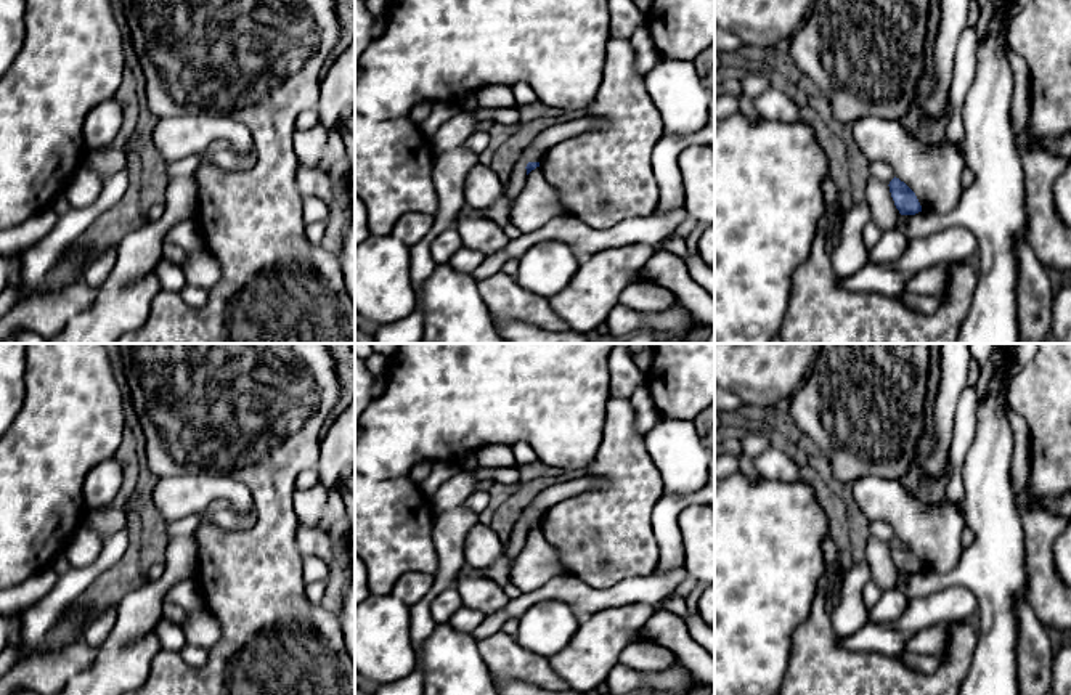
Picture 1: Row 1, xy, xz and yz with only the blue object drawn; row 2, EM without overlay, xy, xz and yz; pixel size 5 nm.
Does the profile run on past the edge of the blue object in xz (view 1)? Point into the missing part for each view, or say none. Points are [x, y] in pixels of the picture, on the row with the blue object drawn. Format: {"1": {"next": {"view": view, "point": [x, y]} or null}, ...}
{"1": {"next": null}}

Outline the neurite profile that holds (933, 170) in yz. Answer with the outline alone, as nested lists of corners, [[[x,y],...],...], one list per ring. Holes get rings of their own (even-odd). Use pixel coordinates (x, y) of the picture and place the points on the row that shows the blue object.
[[[867,116],[854,120],[848,132],[857,149],[869,161],[888,164],[894,177],[904,181],[917,196],[922,212],[947,215],[957,207],[963,194],[963,151],[946,136],[938,143],[925,143],[918,130],[909,130],[898,119]]]

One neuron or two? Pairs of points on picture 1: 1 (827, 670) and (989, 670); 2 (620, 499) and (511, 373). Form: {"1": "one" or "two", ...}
{"1": "two", "2": "two"}

